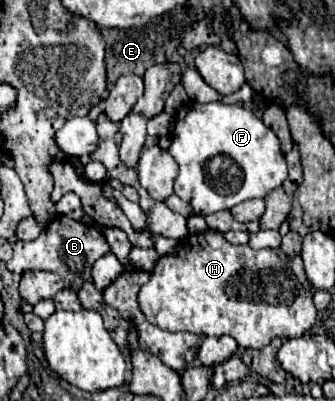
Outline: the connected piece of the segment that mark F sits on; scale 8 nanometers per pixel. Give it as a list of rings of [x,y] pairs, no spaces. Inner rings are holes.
[[[193,102],[191,108],[181,108],[175,120],[169,154],[179,164],[175,194],[181,200],[189,202],[193,212],[201,216],[219,210],[231,210],[235,204],[245,202],[249,198],[265,198],[287,178],[287,164],[285,156],[281,154],[277,136],[273,134],[273,130],[265,128],[265,124],[253,112],[241,108],[239,104],[227,106],[223,102],[209,102],[209,104]],[[217,154],[229,156],[241,168],[243,184],[239,188],[239,194],[219,194],[205,182],[203,164]]]

